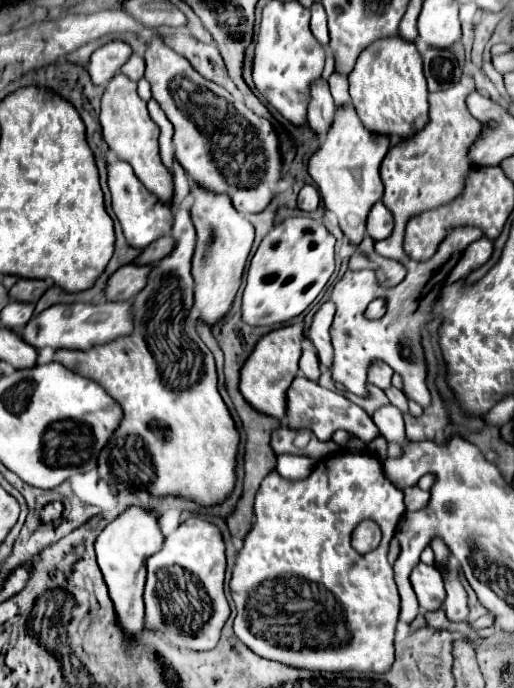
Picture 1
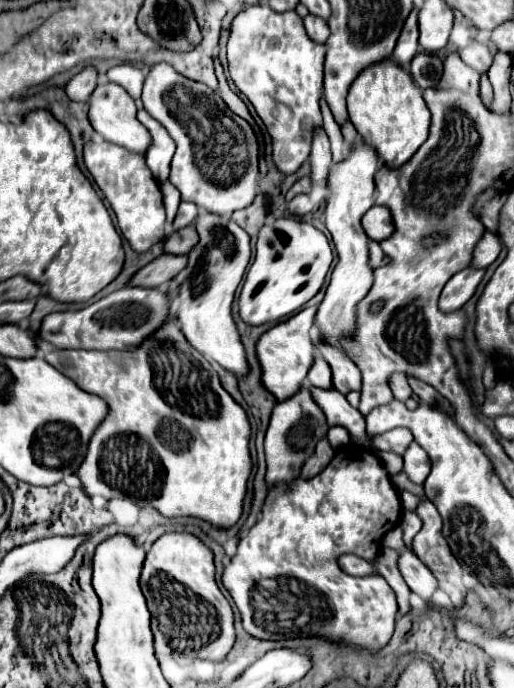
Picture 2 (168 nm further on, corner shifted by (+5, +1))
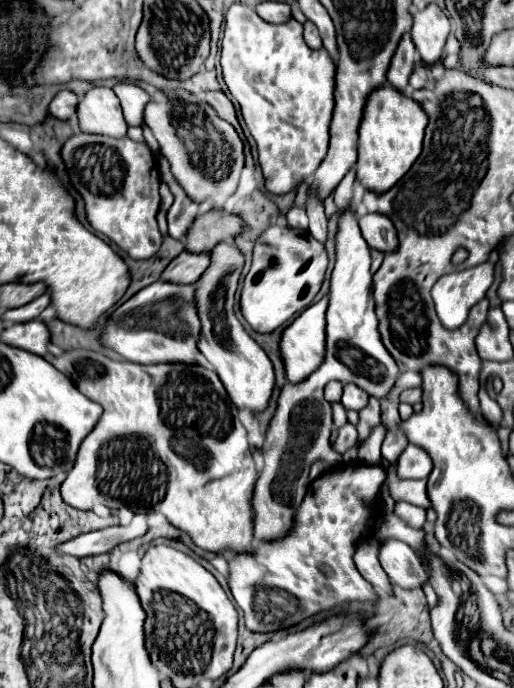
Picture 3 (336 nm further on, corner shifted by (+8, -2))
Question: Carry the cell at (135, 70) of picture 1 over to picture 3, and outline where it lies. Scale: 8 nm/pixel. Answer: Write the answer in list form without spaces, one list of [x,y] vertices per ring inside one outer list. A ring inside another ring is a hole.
[[[118,81],[114,85],[114,93],[120,99],[122,111],[124,111],[124,119],[128,125],[142,125],[142,109],[148,103],[150,95],[136,83],[132,81]]]

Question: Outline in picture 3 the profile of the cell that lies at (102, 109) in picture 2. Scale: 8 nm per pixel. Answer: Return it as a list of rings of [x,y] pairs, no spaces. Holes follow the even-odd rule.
[[[110,87],[90,89],[78,103],[80,129],[84,133],[124,139],[128,125],[122,117],[120,101]]]

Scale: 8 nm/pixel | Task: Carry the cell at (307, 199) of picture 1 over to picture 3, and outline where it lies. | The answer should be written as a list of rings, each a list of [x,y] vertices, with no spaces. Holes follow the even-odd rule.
[[[292,207],[288,213],[286,213],[286,221],[292,229],[308,229],[308,217],[306,217],[306,211],[304,209],[298,209],[298,207]]]

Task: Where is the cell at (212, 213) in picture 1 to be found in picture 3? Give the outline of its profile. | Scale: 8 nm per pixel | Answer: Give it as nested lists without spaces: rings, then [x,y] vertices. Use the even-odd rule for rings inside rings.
[[[220,243],[212,249],[212,267],[208,267],[208,271],[204,271],[204,277],[196,281],[196,309],[202,323],[198,351],[218,373],[232,403],[238,409],[246,407],[252,413],[256,413],[264,411],[268,405],[274,387],[274,369],[262,347],[244,331],[232,309],[238,279],[242,275],[242,265],[244,265],[244,255],[236,247],[236,243]],[[220,285],[226,287],[224,297],[214,297]]]

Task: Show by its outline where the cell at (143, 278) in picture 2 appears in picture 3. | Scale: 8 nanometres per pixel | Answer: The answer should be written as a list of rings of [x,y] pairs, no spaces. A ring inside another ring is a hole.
[[[182,251],[170,265],[162,271],[160,281],[170,283],[196,283],[210,263],[208,253],[188,253]]]

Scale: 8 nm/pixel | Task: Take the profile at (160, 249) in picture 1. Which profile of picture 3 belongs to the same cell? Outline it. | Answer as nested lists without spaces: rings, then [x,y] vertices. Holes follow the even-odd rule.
[[[208,211],[196,217],[186,233],[188,251],[210,251],[216,243],[232,239],[242,229],[236,215],[226,215],[224,211]]]

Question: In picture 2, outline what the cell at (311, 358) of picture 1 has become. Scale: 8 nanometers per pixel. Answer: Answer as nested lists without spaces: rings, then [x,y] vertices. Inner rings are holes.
[[[315,352],[315,364],[313,368],[309,370],[307,374],[307,380],[311,386],[315,388],[333,388],[333,382],[331,382],[331,366],[327,364],[327,360],[321,356],[321,352]]]

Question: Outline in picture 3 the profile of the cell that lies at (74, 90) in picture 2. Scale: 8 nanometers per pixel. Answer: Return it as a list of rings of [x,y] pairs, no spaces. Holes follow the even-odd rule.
[[[62,89],[52,99],[48,113],[54,115],[56,119],[72,119],[76,115],[76,105],[78,105],[78,95],[74,91]]]

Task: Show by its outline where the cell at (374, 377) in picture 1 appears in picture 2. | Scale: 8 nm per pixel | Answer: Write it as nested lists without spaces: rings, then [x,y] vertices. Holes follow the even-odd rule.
[[[393,374],[389,384],[391,384],[391,390],[393,390],[395,398],[401,400],[401,402],[405,402],[413,394],[411,388],[409,388],[409,384],[407,384],[407,376],[405,374]]]

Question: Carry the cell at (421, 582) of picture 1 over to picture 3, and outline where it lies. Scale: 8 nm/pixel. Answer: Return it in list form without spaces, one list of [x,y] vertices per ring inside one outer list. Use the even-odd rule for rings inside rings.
[[[386,541],[380,549],[380,563],[390,581],[402,589],[416,589],[428,581],[428,573],[424,571],[420,559],[412,547],[402,541]]]

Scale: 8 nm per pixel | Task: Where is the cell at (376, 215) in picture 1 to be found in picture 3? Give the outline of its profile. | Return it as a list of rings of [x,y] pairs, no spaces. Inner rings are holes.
[[[368,213],[360,217],[360,231],[372,249],[388,253],[398,247],[398,237],[392,221],[380,213]]]

